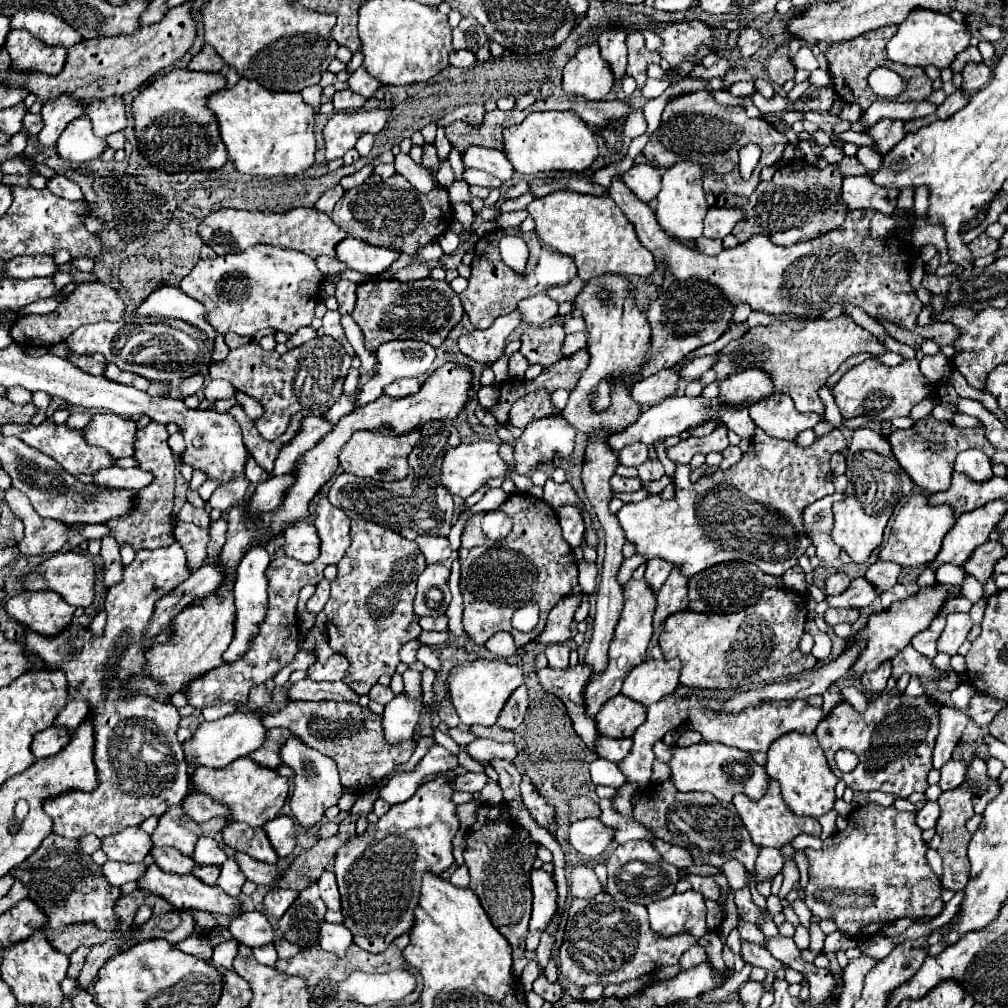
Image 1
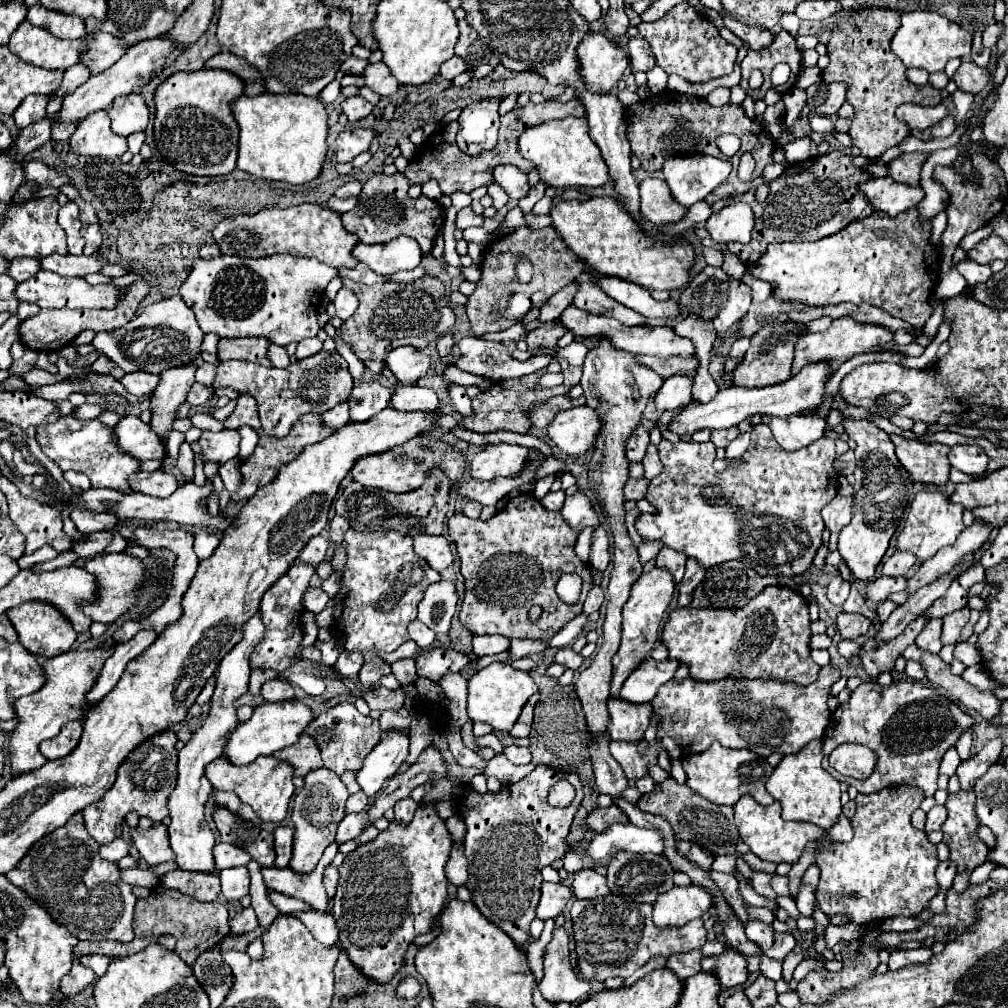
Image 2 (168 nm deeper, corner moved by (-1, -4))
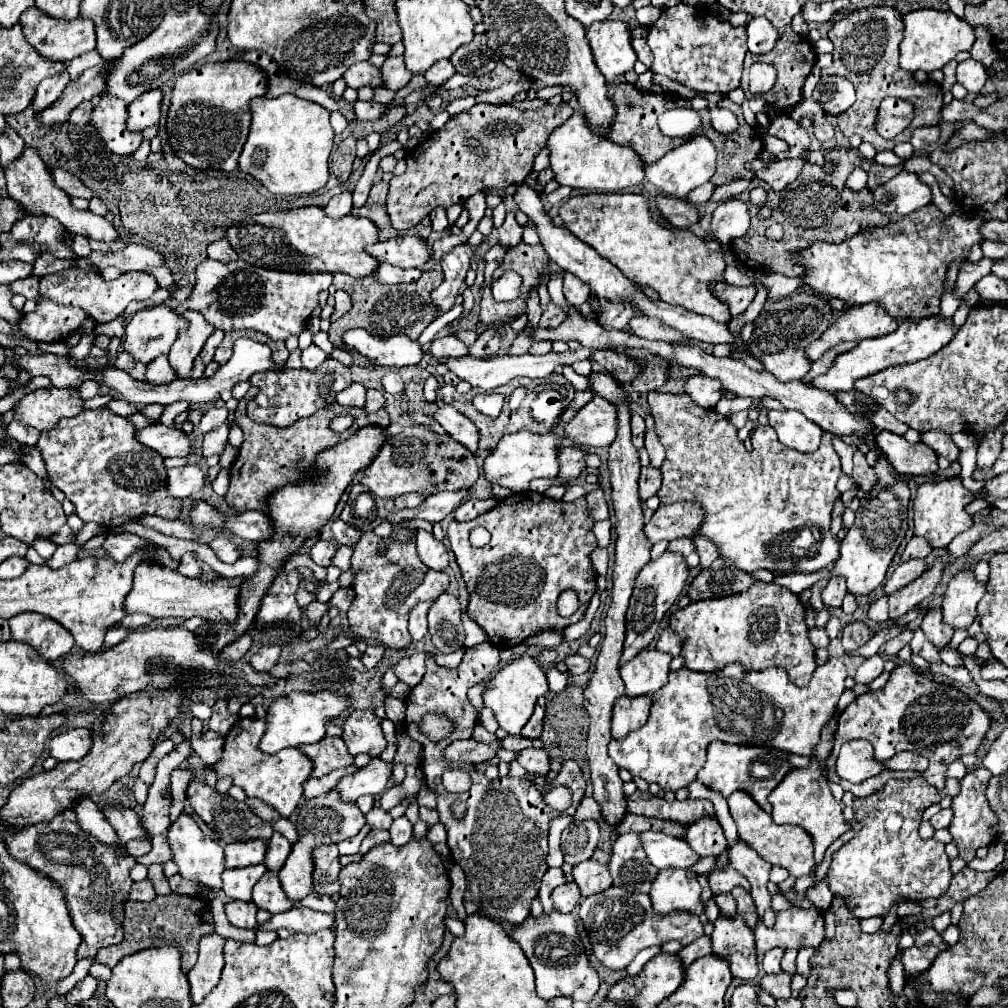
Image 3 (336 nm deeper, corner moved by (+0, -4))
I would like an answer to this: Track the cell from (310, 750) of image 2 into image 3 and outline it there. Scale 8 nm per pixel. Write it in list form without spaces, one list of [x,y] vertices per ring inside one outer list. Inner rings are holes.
[[[324,737],[318,743],[300,747],[300,751],[304,755],[308,755],[308,759],[314,765],[312,777],[324,777],[334,769],[352,765],[352,761],[354,761],[354,757],[350,757],[350,753],[346,751],[346,745],[340,737]]]

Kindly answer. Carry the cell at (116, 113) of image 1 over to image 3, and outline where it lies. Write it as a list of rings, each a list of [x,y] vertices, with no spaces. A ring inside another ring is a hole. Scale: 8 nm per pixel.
[[[154,89],[154,91],[146,91],[146,95],[142,95],[142,99],[136,99],[134,103],[130,103],[128,119],[126,119],[128,131],[142,131],[146,127],[158,125],[160,99],[162,99],[160,89]]]

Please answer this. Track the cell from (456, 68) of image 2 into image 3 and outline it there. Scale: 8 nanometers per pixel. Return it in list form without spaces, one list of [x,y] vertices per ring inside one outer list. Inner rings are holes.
[[[442,59],[442,61],[434,63],[434,65],[424,73],[424,77],[426,77],[426,81],[428,81],[430,85],[442,85],[442,83],[444,83],[446,79],[450,79],[454,73],[456,73],[456,71],[454,71],[452,63],[450,63],[448,59]]]

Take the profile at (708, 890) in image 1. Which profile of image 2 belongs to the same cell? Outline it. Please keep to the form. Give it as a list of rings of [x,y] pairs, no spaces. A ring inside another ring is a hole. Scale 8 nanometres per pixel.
[[[715,873],[713,875],[717,887],[721,889],[725,901],[731,905],[731,909],[737,913],[739,921],[747,923],[749,921],[749,913],[747,913],[747,907],[745,907],[745,901],[739,893],[739,881],[735,879],[735,875],[727,875],[727,873]]]

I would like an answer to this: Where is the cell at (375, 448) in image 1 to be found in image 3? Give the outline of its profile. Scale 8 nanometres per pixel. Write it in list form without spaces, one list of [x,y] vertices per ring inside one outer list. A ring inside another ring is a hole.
[[[412,425],[412,427],[406,427],[398,435],[392,435],[384,443],[378,457],[364,469],[360,483],[366,485],[372,495],[392,499],[392,497],[400,497],[400,495],[406,495],[406,493],[412,493],[412,491],[422,493],[422,495],[432,495],[432,493],[440,493],[440,491],[456,491],[456,489],[462,489],[462,487],[472,487],[476,479],[478,479],[478,463],[476,463],[476,455],[470,449],[462,447],[452,437],[436,435],[430,427]]]

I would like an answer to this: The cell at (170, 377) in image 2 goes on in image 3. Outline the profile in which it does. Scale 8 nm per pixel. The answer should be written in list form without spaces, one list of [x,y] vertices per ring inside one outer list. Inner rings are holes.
[[[188,311],[188,313],[184,313],[184,317],[190,321],[190,329],[186,333],[178,335],[178,339],[168,355],[170,367],[174,369],[178,379],[190,377],[196,355],[200,353],[202,345],[206,343],[206,339],[214,331],[210,327],[210,323],[206,323],[206,319],[202,319],[200,311]]]

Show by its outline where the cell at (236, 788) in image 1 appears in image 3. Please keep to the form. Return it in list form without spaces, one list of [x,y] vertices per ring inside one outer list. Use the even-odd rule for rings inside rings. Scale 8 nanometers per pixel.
[[[256,717],[240,719],[226,735],[224,755],[216,765],[212,765],[212,771],[218,775],[218,779],[230,777],[232,785],[242,787],[248,797],[258,797],[266,801],[272,809],[276,809],[282,817],[290,817],[302,799],[302,783],[310,777],[312,763],[298,749],[278,751],[276,755],[260,755],[256,747],[258,739],[262,739],[262,729],[264,729],[264,719]]]

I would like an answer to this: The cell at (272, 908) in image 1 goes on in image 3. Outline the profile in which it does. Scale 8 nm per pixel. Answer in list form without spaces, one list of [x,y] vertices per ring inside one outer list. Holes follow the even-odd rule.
[[[266,873],[262,875],[262,879],[254,885],[254,895],[252,901],[260,907],[266,909],[270,913],[282,913],[292,909],[296,903],[284,893],[284,889],[280,887],[278,875],[276,873]]]

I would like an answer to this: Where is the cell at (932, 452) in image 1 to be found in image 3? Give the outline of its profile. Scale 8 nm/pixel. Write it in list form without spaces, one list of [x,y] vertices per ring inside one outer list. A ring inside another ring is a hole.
[[[880,431],[876,435],[878,449],[890,457],[892,467],[900,475],[924,475],[936,477],[938,463],[936,453],[924,443],[908,443],[904,437],[890,431]]]

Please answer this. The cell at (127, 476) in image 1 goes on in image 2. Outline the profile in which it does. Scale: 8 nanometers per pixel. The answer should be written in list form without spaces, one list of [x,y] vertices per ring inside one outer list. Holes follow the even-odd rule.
[[[163,469],[153,471],[153,473],[141,471],[141,473],[131,477],[131,487],[135,491],[145,493],[145,495],[169,497],[171,493],[175,493],[181,487],[181,481],[175,475],[171,475],[171,473],[163,471]]]

